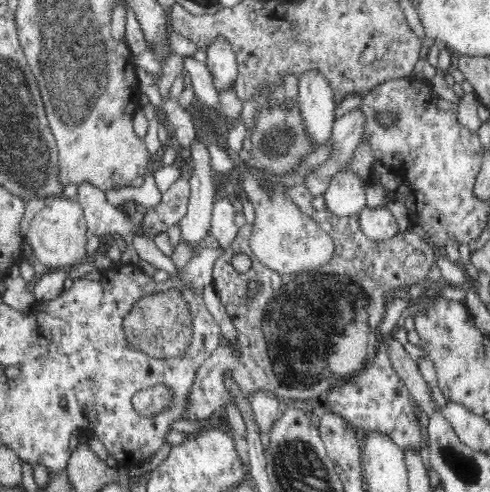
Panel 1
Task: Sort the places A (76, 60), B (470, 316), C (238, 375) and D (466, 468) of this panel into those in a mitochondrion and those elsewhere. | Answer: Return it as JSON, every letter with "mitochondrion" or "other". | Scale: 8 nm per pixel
{"A":"mitochondrion","B":"other","C":"other","D":"mitochondrion"}

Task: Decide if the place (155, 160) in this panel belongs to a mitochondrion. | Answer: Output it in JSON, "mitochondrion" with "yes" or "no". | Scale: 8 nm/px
{"mitochondrion":"no"}

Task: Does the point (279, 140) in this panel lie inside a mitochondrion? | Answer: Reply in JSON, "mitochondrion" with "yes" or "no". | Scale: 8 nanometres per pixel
{"mitochondrion":"yes"}

